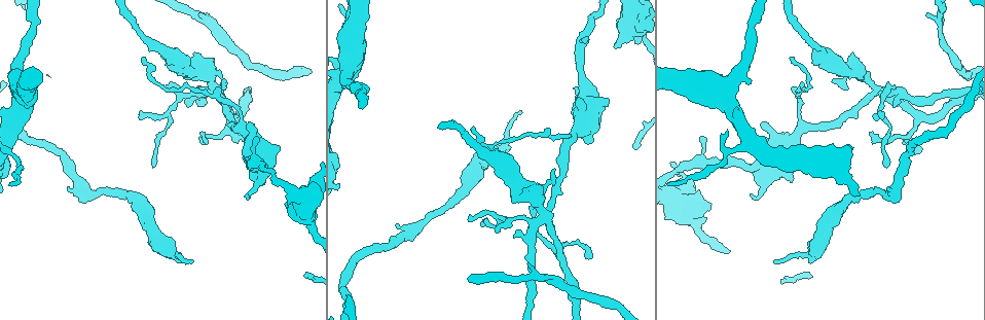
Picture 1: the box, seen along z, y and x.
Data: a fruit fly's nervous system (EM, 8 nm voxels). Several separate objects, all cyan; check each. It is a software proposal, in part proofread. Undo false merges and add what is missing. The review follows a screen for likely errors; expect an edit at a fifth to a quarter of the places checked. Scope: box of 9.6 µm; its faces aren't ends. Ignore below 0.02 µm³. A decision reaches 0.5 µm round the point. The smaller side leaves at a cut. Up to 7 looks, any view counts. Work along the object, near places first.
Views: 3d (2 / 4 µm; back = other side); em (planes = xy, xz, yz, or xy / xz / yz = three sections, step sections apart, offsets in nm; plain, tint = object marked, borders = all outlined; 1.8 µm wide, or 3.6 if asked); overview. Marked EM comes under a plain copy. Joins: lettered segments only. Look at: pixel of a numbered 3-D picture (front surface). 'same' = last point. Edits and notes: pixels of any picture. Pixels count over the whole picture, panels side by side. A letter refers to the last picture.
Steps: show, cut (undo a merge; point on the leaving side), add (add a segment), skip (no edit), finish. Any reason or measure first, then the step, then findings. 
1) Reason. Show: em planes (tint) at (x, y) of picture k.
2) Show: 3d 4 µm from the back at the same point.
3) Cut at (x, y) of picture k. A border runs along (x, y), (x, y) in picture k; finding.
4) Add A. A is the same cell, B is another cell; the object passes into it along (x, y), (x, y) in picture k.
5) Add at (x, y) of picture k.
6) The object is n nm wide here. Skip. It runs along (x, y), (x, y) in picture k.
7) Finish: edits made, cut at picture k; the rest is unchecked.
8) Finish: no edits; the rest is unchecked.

Four or more arms meet. Show: em planes (borders) at (547, 212) of picture 1.

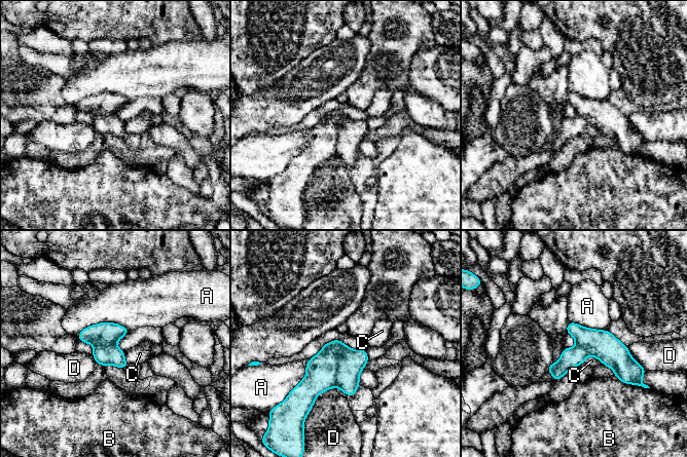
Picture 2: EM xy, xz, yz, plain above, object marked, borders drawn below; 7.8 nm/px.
Cut at (350, 364) of picture 2. A, B, C and D are other cells; the part that leaves runs along (570, 325), (594, 341), (626, 380) in picture 2; a second neuron is stuck on.

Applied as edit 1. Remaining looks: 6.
Branch stops here. Show: em planes (borders) at (153, 164) of picture 1.

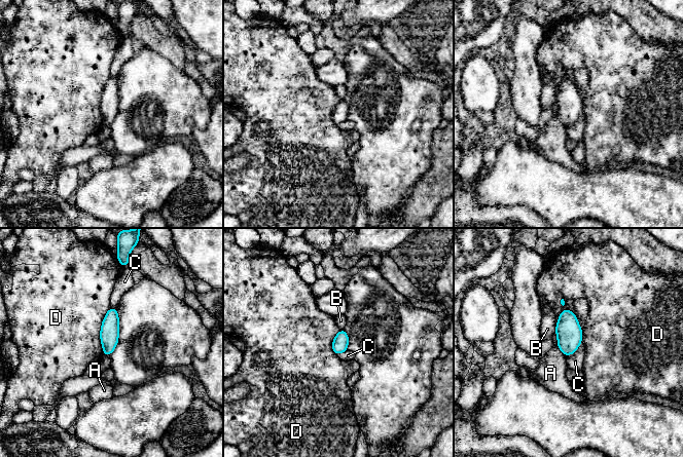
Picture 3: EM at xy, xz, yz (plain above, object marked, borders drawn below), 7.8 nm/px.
The object is 120 nm wide here. Skip. A, B, C and D are other cells; no lettered segment goes on from it.

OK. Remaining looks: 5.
Branch stops here. Show: 3d 4 µm at (751, 195) of picture 1.

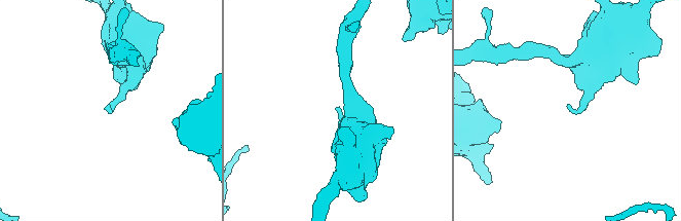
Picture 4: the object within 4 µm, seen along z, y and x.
Need the tissue. Show: em xy step 16 (tint) at (110, 106) of picture 4.

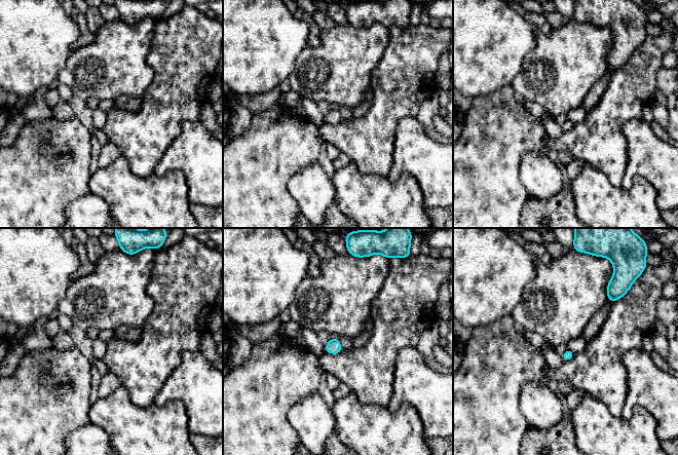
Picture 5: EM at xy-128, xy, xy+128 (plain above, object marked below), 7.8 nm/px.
See the neighbours. Show: em xy step 16 (borders) at the same point.

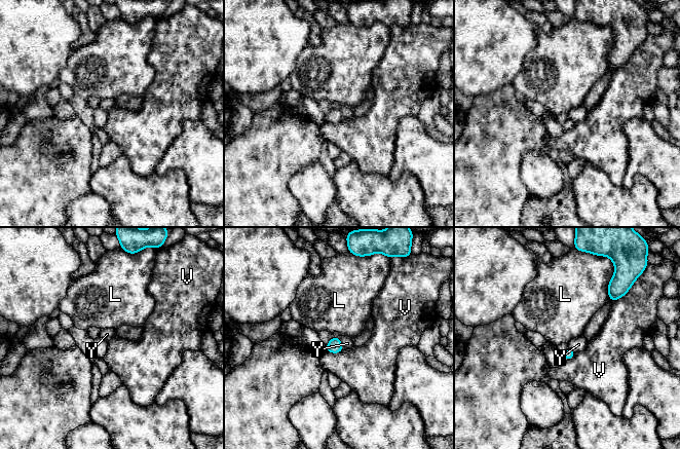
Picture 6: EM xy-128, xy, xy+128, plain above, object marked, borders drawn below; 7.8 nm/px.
The longest contact is with L, 130 nm. Skip. L, V and Y are other cells; a border runs along (337, 336), (343, 349) in picture 6; none of them fits.

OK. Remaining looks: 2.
Finish: edits made, cut at picture 2; the rest is unchecked.

